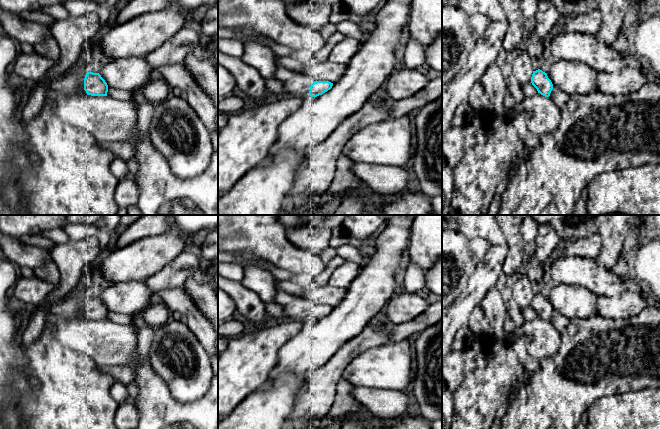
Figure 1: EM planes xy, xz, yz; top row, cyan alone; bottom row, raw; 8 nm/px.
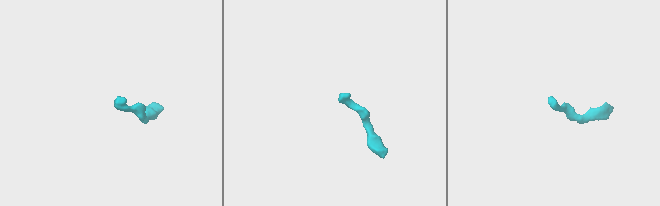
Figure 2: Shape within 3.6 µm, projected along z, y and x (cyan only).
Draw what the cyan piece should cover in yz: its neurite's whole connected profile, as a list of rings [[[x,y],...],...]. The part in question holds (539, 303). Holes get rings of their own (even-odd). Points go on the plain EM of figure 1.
[[[540,293],[533,295],[531,307],[537,313],[538,317],[545,321],[550,320],[553,308],[545,296]]]

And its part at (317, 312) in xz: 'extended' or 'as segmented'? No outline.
extended

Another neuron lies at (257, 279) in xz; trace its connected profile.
[[[251,252],[229,253],[247,262],[243,266],[245,276],[242,284],[253,291],[263,303],[275,302],[275,278],[263,267],[264,263],[270,262]]]

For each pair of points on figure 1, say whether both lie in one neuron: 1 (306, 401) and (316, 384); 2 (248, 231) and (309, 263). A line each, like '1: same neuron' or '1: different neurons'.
1: same neuron
2: same neuron

